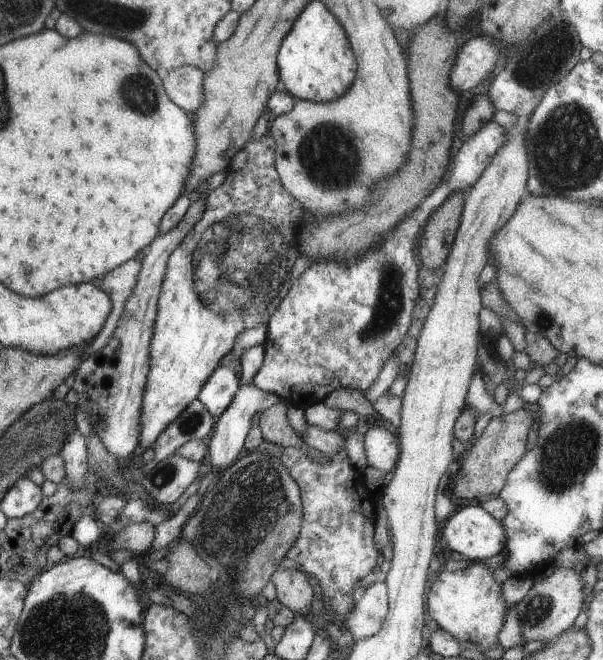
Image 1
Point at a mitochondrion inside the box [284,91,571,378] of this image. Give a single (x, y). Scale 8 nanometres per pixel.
(328, 153)

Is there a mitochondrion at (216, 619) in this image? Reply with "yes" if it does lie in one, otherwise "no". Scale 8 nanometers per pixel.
yes

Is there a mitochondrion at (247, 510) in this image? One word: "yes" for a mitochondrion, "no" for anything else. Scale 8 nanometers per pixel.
yes

